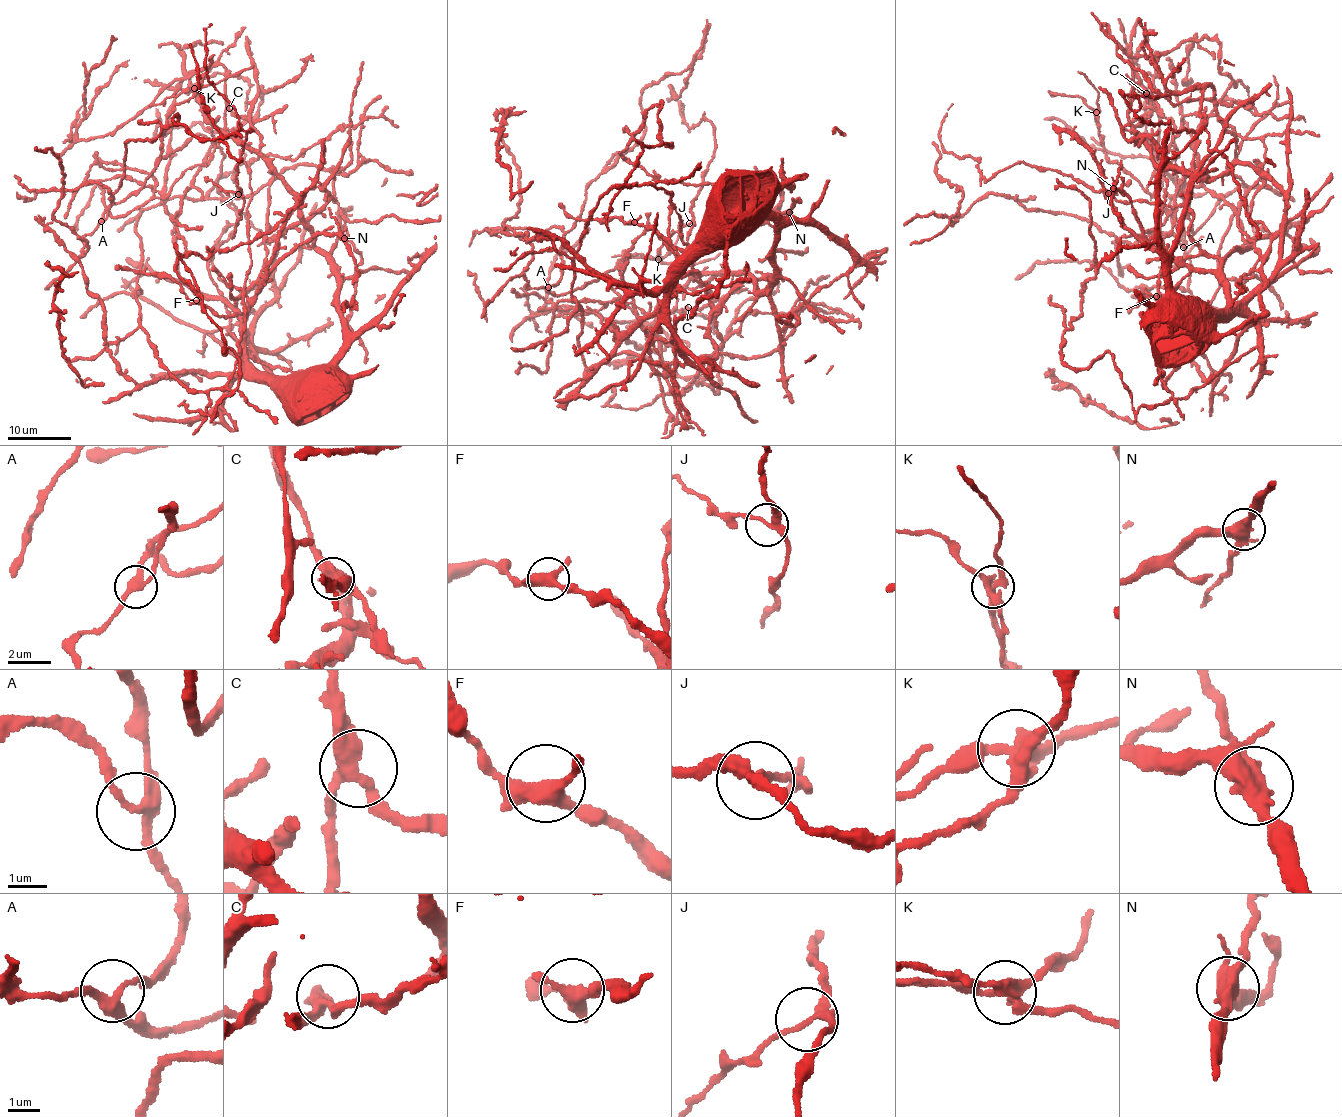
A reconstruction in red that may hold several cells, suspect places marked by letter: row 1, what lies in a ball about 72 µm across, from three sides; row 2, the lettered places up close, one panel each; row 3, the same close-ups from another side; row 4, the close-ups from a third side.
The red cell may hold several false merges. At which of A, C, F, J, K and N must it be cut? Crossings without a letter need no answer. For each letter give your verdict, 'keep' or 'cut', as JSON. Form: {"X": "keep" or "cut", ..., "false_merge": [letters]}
{"A": "keep", "C": "keep", "F": "keep", "J": "cut", "K": "cut", "N": "cut", "false_merge": ["J", "K", "N"]}

